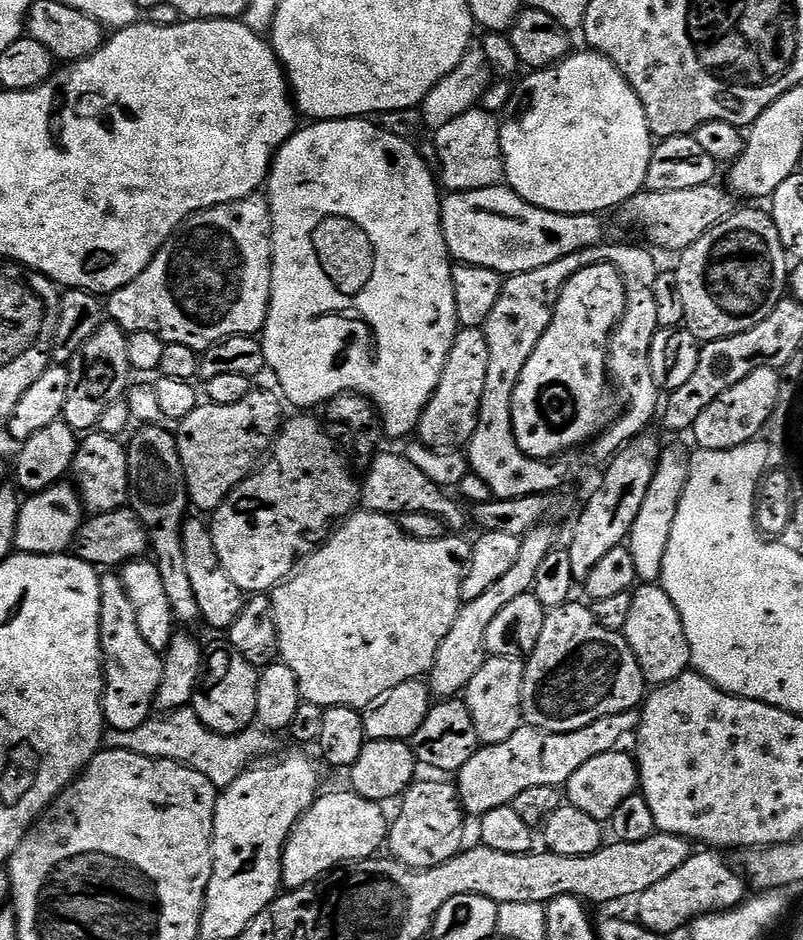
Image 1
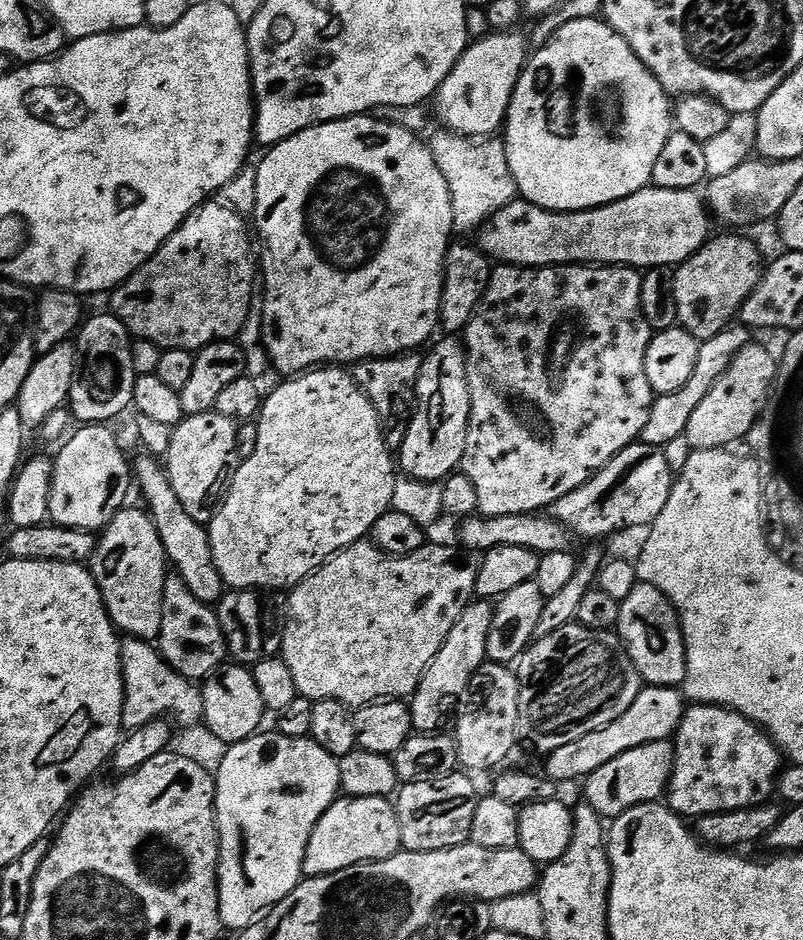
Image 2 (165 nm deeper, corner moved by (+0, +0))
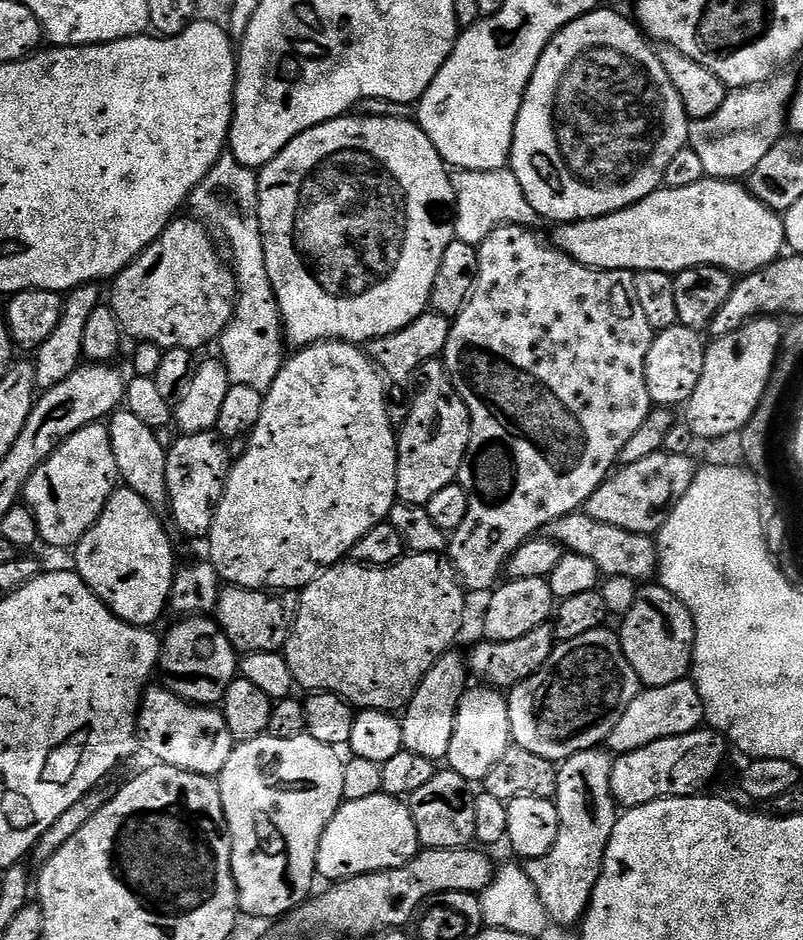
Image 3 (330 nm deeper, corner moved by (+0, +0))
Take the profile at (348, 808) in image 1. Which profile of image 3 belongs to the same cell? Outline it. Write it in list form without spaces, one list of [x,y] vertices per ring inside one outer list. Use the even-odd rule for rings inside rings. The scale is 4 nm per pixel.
[[[381,794],[345,800],[322,834],[316,870],[328,882],[349,880],[362,874],[400,868],[421,851],[418,826],[414,826],[412,812],[403,799]]]

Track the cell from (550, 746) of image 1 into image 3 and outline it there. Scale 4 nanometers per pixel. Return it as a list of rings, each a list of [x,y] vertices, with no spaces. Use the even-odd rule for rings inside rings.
[[[685,678],[670,686],[644,688],[634,698],[634,702],[626,706],[622,718],[618,718],[618,722],[612,727],[612,732],[606,741],[606,748],[612,754],[642,750],[642,746],[650,746],[650,742],[695,732],[704,723],[702,698],[691,679]]]

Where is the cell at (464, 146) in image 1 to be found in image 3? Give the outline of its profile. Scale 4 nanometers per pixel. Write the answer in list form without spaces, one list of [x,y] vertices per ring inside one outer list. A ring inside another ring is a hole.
[[[510,168],[498,171],[466,172],[455,171],[452,175],[452,185],[456,196],[456,239],[467,245],[479,247],[494,229],[504,224],[521,224],[524,227],[535,227],[540,217],[537,211],[527,202],[518,183],[518,178]]]

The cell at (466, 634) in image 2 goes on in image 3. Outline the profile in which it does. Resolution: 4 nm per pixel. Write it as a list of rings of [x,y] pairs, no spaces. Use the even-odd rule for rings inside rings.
[[[449,650],[430,666],[430,670],[416,687],[415,694],[408,699],[403,709],[404,716],[400,720],[402,726],[402,742],[405,752],[422,754],[422,758],[433,762],[445,759],[450,750],[450,738],[454,734],[454,718],[456,707],[464,697],[466,685],[470,680],[470,672],[466,667],[465,657],[459,656],[456,650]]]

